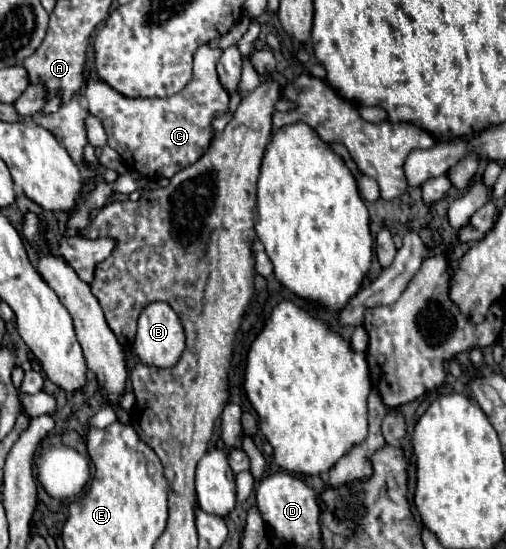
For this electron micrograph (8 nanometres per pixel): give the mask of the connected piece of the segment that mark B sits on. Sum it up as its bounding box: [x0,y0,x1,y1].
[134,302,184,368]

